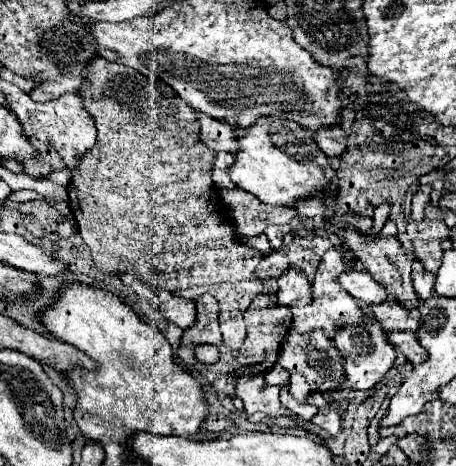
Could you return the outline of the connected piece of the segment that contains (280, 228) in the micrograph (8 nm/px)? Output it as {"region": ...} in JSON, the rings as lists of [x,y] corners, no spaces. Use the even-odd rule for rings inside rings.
{"region":[[[272,225],[272,227],[268,227],[266,237],[272,243],[272,247],[280,249],[282,247],[282,239],[284,239],[284,235],[288,235],[288,231],[290,231],[288,225]]]}

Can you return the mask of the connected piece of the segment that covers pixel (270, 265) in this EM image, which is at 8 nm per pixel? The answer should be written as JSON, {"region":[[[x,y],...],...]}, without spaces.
{"region":[[[274,251],[272,255],[268,255],[268,257],[260,263],[258,275],[260,275],[260,281],[262,281],[262,285],[264,285],[264,293],[266,293],[266,295],[272,295],[272,293],[278,291],[276,281],[278,281],[278,277],[280,277],[288,267],[290,267],[290,261],[288,261],[286,253],[282,253],[282,251]]]}

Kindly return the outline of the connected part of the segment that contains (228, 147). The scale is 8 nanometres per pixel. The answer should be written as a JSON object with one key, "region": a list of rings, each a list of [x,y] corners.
{"region":[[[202,115],[200,125],[202,125],[200,139],[212,151],[216,151],[216,153],[220,153],[220,151],[236,153],[236,151],[240,151],[240,145],[238,145],[238,139],[234,135],[234,129],[228,127],[228,123],[220,123],[216,119],[210,119],[210,117]]]}

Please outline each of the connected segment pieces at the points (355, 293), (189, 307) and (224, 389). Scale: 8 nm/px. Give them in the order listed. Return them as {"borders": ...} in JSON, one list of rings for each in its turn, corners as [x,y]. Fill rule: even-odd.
{"borders":[[[[368,271],[344,273],[340,275],[340,283],[354,299],[362,301],[364,305],[378,305],[388,301],[388,293],[372,279],[372,275],[368,275]]],[[[172,297],[170,301],[160,305],[166,321],[178,325],[180,329],[190,329],[196,323],[196,303],[184,297]]],[[[222,375],[220,379],[216,379],[212,383],[212,387],[218,391],[218,393],[226,393],[226,395],[234,395],[234,387],[236,387],[236,381],[238,377],[236,375]]]]}

